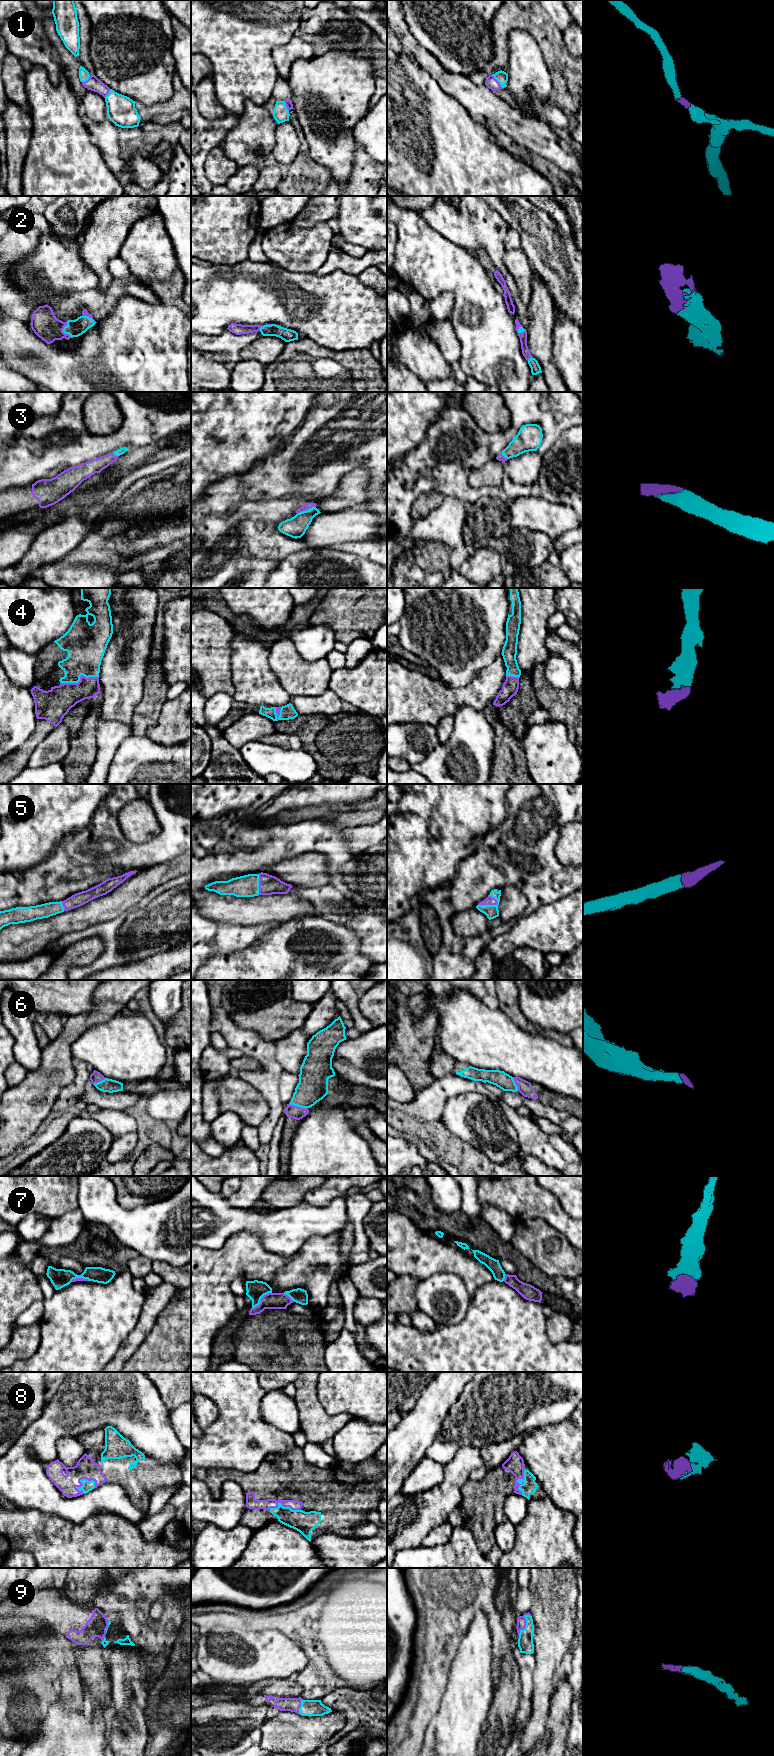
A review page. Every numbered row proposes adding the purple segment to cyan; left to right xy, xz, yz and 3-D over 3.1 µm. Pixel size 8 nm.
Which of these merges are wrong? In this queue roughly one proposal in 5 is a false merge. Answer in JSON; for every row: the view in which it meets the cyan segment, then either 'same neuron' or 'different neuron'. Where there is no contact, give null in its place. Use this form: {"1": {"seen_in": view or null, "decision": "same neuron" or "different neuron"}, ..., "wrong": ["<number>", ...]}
{"1": {"seen_in": "yz", "decision": "same neuron"}, "2": {"seen_in": "xy", "decision": "same neuron"}, "3": {"seen_in": "xz", "decision": "same neuron"}, "4": {"seen_in": "xy", "decision": "same neuron"}, "5": {"seen_in": "yz", "decision": "same neuron"}, "6": {"seen_in": "xz", "decision": "same neuron"}, "7": {"seen_in": "xz", "decision": "same neuron"}, "8": {"seen_in": "xy", "decision": "same neuron"}, "9": {"seen_in": "yz", "decision": "same neuron"}, "wrong": []}

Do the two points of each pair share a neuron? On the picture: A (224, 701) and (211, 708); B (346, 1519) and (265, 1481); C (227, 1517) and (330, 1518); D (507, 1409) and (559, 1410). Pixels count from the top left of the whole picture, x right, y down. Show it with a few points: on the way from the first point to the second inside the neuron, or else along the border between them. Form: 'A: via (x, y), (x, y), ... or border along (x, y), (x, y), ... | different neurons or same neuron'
A: via (221, 702), (214, 708) | same neuron
B: via (328, 1498), (317, 1487), (293, 1487), (286, 1482) | same neuron
C: border along (246, 1494), (246, 1509), (239, 1524) | different neurons
D: via (520, 1409), (546, 1409) | same neuron

